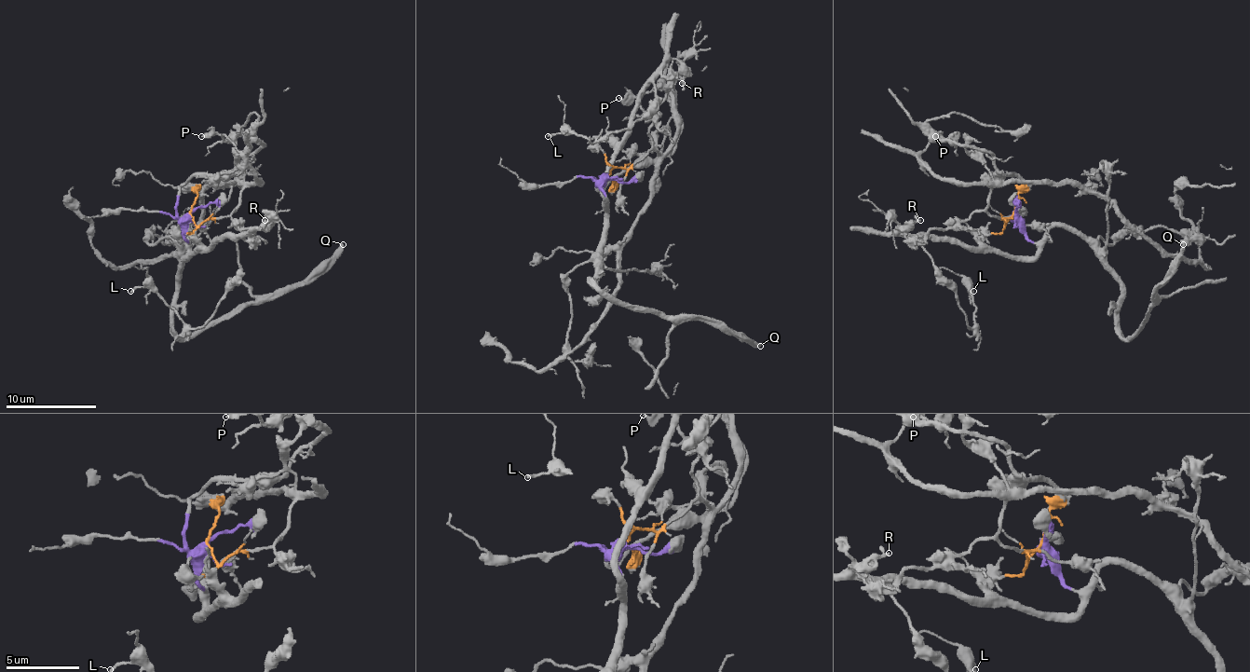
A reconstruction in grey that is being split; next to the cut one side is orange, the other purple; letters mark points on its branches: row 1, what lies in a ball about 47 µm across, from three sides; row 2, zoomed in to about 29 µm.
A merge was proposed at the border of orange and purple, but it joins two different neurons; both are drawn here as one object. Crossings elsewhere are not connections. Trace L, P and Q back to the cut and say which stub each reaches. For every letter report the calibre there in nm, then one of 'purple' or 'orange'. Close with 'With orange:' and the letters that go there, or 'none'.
L: 190 nm thick; purple
P: 400 nm thick; orange
Q: 380 nm thick; purple
With orange: P

